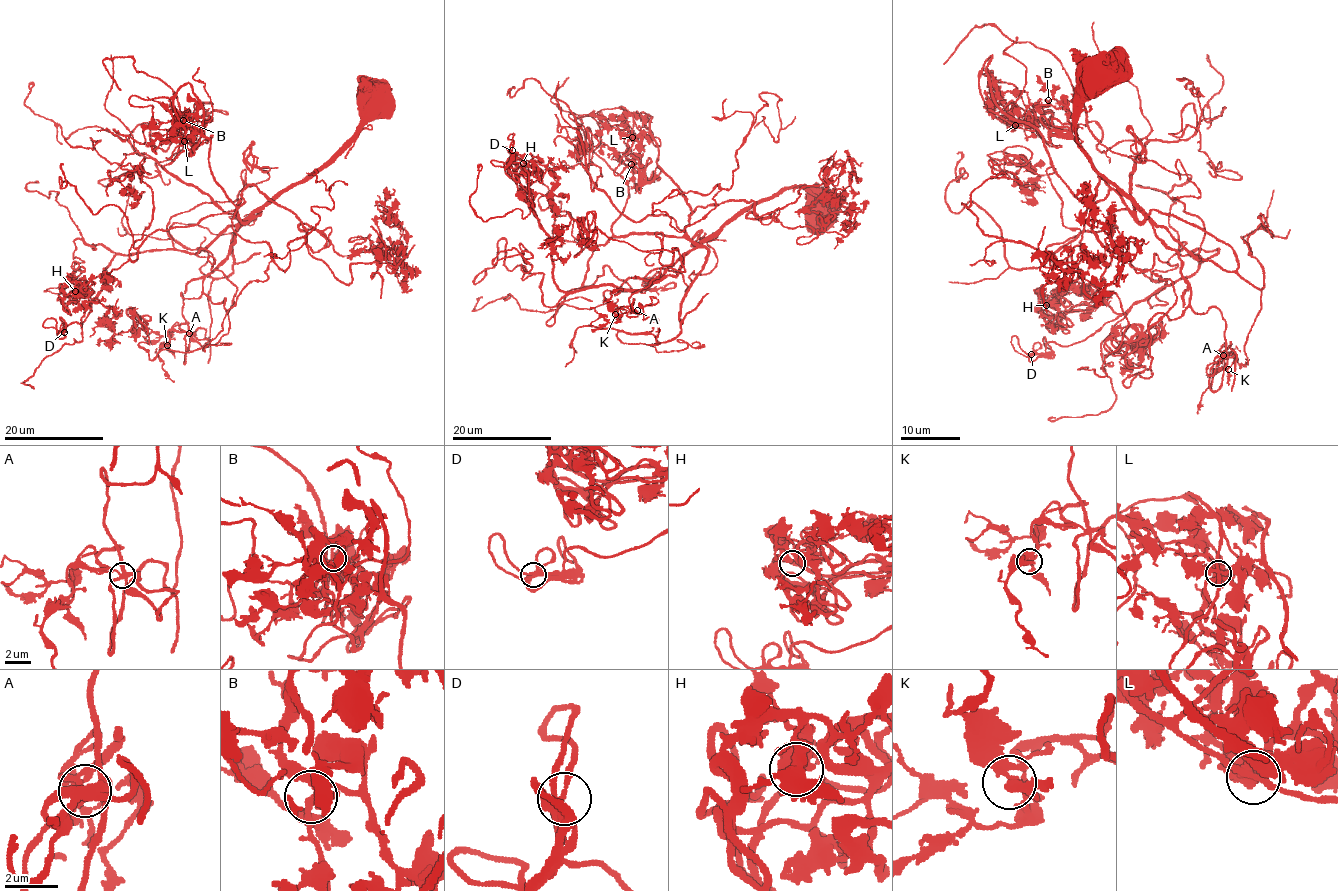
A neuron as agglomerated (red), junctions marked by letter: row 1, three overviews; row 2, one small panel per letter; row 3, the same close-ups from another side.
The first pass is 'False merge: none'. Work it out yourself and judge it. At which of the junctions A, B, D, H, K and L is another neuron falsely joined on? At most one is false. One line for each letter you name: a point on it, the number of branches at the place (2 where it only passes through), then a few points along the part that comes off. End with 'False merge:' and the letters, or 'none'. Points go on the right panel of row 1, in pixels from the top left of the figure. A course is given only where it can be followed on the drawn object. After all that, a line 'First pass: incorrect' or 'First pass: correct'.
False merge: none
First pass: correct

